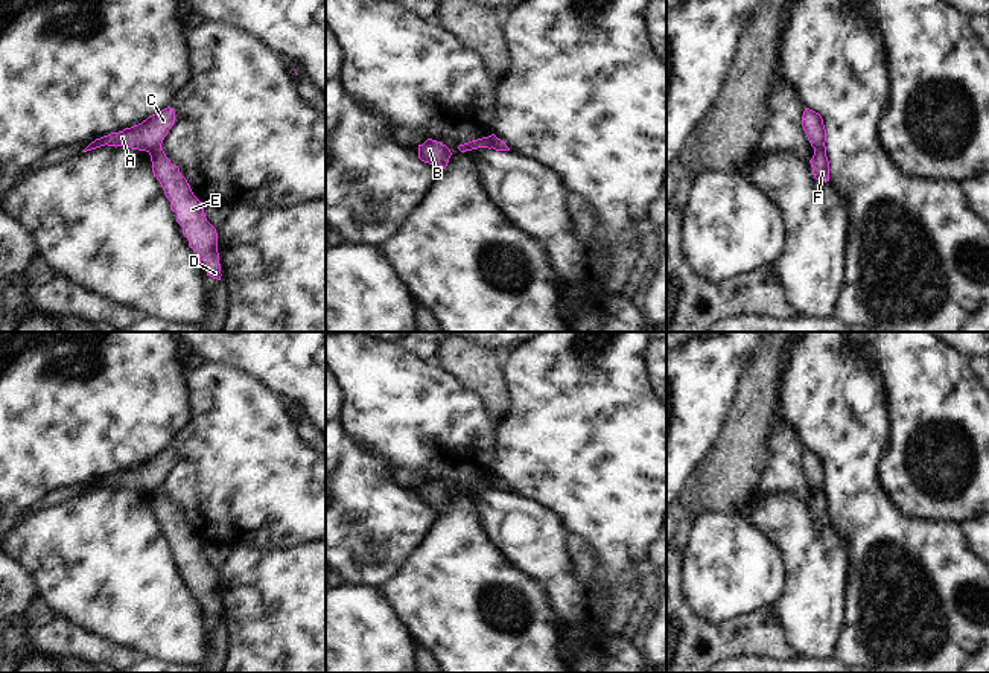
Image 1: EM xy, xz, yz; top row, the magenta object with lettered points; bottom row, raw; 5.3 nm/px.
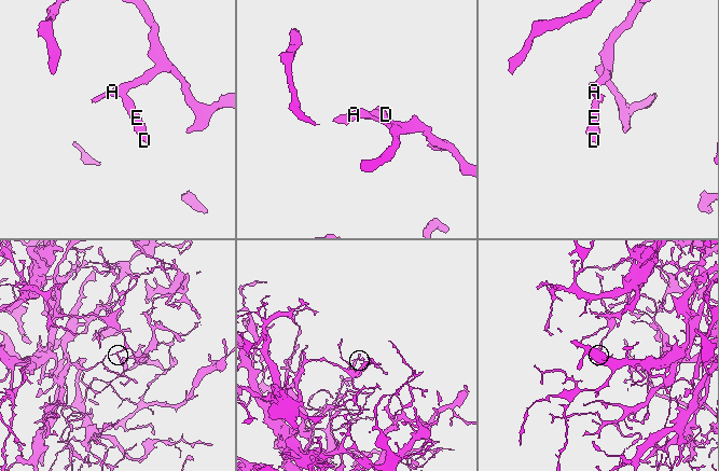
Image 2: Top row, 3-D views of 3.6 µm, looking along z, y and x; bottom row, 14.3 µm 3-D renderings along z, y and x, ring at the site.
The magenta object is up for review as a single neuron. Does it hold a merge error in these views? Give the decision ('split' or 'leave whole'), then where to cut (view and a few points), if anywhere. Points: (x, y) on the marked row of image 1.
split | xy (160, 145), (149, 154)

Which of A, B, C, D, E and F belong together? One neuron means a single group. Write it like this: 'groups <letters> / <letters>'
groups A B C / D E F

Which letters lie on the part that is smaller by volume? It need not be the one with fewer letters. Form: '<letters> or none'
D, E, F

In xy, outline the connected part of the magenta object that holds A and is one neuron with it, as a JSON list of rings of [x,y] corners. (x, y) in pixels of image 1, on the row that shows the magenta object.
[[[167,107],[149,116],[138,125],[96,139],[82,152],[108,145],[116,148],[125,146],[131,149],[146,151],[151,154],[155,148],[161,146],[173,123],[175,111],[173,108]]]

